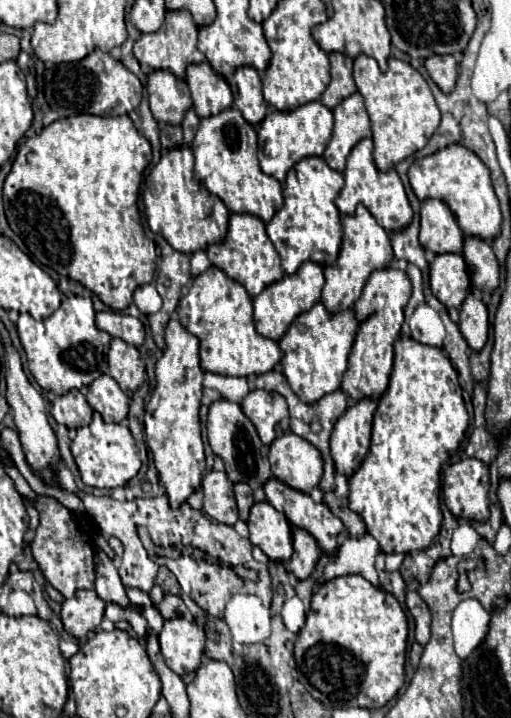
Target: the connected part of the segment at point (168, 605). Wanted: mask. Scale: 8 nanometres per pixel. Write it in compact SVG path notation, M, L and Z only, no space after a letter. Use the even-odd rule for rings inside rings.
M166 594L162 604L158 606L158 610L166 620L170 620L170 618L188 618L188 620L192 620L192 616L190 616L190 612L188 612L188 608L186 608L186 604L182 602L180 596Z

